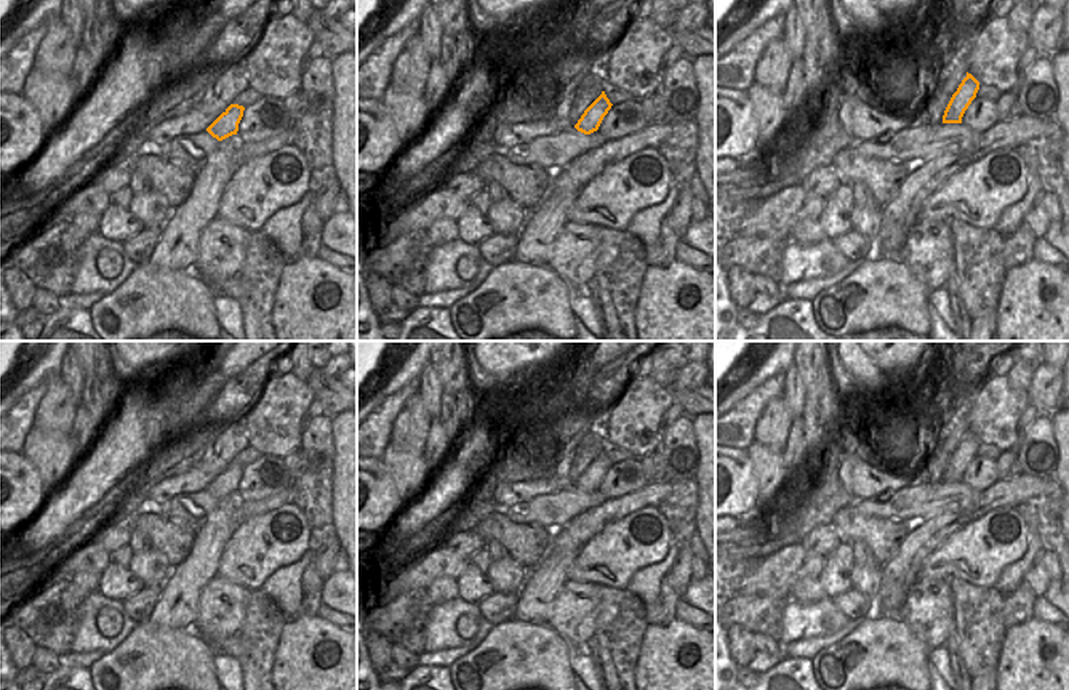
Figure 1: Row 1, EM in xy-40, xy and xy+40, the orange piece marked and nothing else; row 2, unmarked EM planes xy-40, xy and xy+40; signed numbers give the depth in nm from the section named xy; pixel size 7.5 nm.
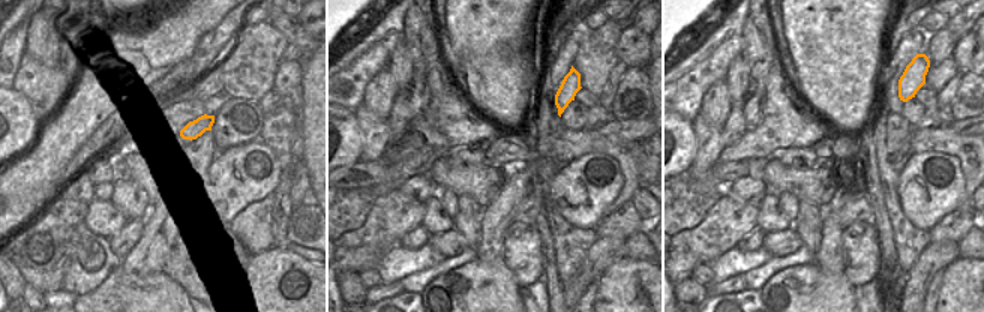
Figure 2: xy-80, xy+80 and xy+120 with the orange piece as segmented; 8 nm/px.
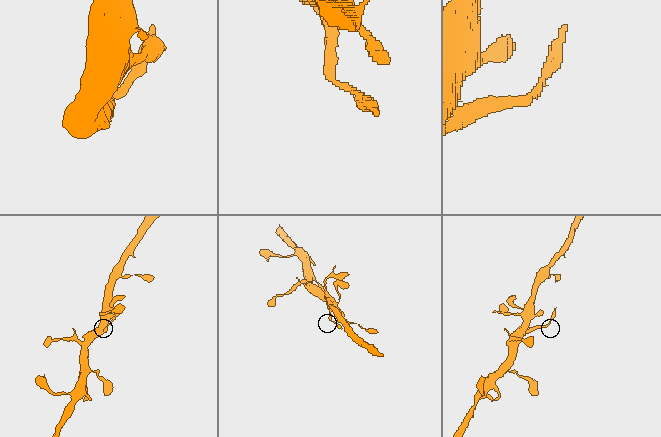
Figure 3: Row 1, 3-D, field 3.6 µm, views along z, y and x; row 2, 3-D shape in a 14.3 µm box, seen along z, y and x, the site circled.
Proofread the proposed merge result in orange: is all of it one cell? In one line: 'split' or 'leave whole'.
split

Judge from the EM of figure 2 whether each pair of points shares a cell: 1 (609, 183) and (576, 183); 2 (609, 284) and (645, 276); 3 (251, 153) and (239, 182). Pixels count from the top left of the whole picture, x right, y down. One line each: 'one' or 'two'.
1: one
2: one
3: one

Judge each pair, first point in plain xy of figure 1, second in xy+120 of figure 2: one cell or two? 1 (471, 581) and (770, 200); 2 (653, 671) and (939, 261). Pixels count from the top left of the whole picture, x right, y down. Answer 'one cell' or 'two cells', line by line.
1: one cell
2: two cells

